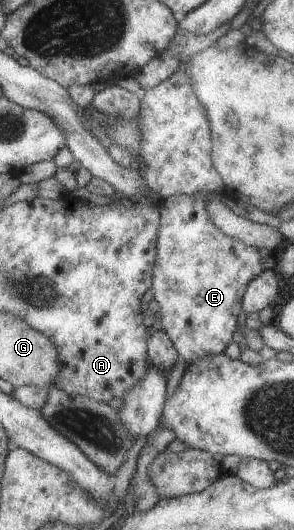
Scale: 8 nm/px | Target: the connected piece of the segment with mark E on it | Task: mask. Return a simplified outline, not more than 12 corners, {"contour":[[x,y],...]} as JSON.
{"contour":[[161,205],[154,292],[186,368],[223,354],[259,249]]}

